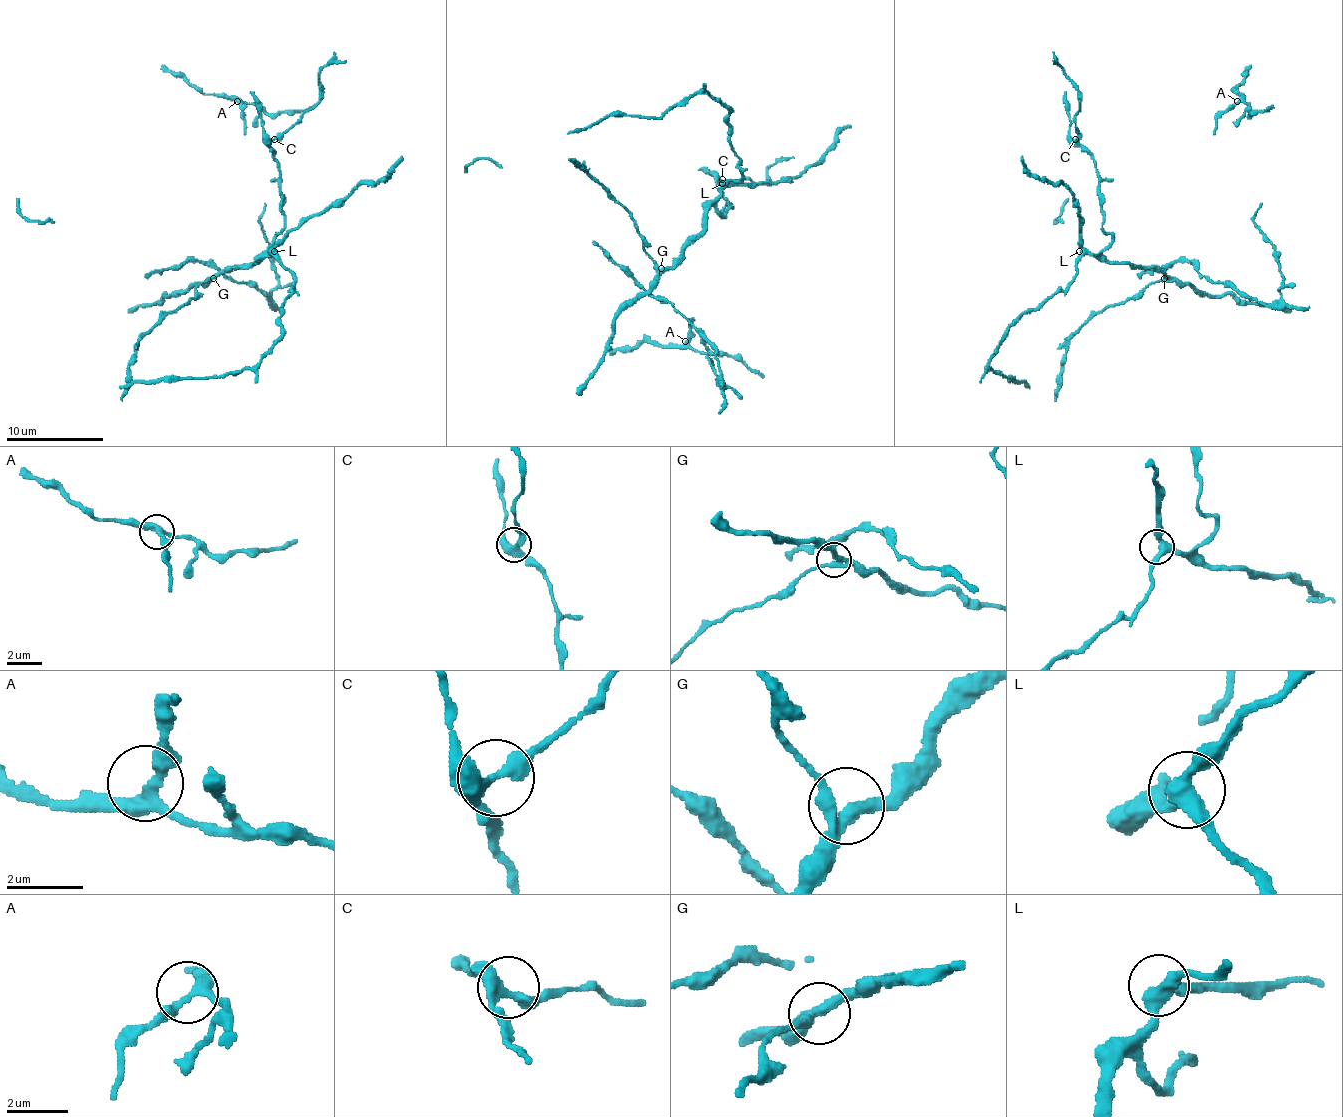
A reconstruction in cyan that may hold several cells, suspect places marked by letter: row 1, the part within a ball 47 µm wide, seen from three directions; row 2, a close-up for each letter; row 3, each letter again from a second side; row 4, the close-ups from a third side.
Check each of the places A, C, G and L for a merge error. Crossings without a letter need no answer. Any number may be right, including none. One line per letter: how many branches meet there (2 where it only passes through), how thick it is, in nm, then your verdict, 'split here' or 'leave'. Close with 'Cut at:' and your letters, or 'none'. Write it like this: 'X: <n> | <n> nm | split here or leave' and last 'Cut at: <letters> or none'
A: 3 | 280 nm | leave
C: 3 | 340 nm | leave
G: 3 | 320 nm | leave
L: 3 | 360 nm | leave
Cut at: none

